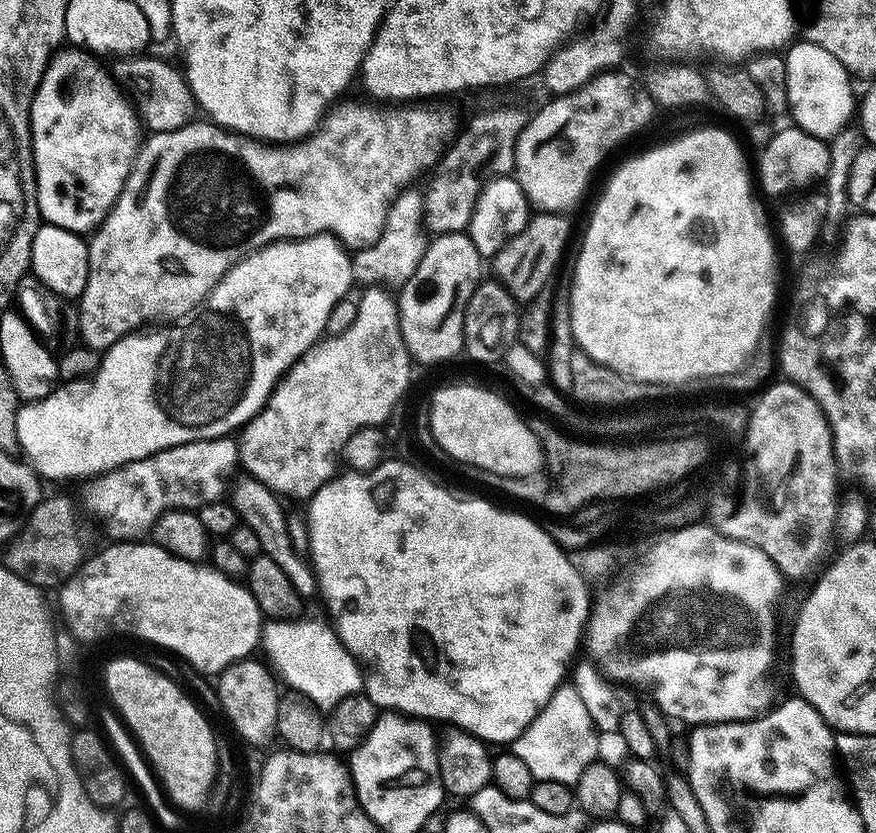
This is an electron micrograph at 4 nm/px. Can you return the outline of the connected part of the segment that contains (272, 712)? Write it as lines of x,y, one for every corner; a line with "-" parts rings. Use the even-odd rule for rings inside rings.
256,658
239,660
219,673
215,681
216,696
220,699
233,730
248,744
268,744
278,736
276,723
282,692
281,689
276,689
278,680
273,669
267,663
264,664
259,664

